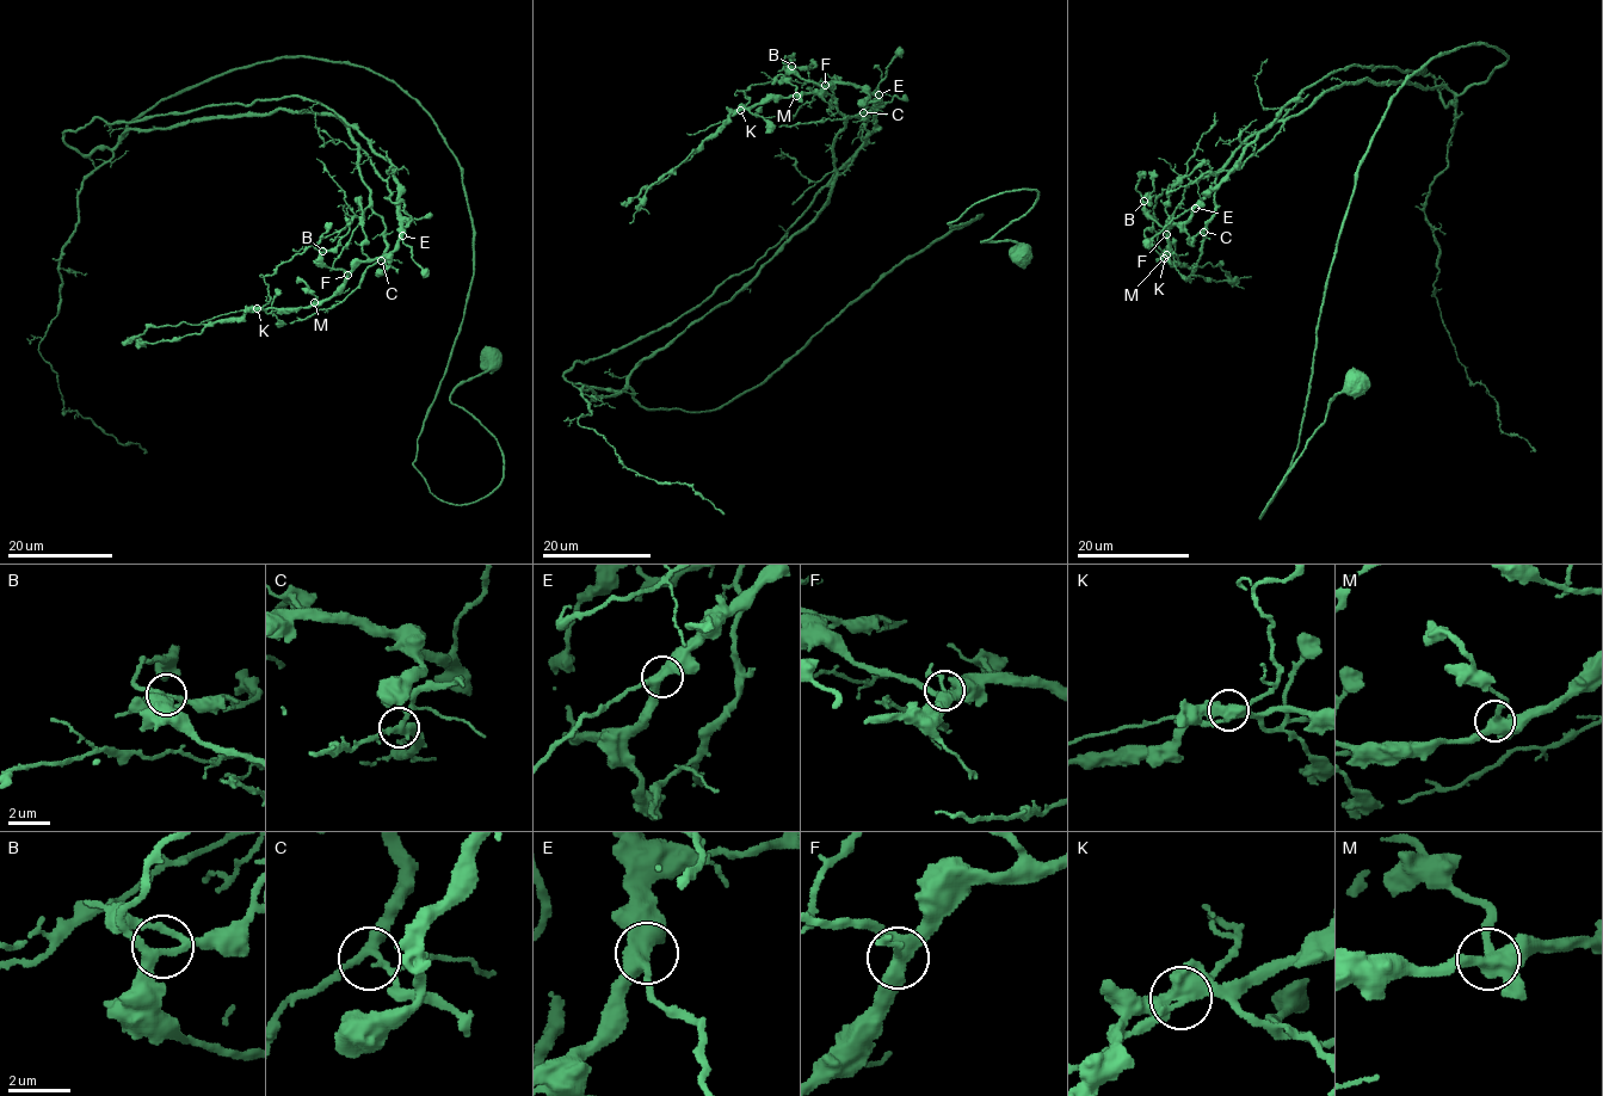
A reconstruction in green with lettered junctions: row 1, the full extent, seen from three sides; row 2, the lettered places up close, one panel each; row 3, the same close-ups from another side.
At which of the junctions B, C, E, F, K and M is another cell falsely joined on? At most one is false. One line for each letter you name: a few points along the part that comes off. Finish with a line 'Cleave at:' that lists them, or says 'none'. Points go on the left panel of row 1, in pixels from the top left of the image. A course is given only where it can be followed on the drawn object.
Cleave at: none

